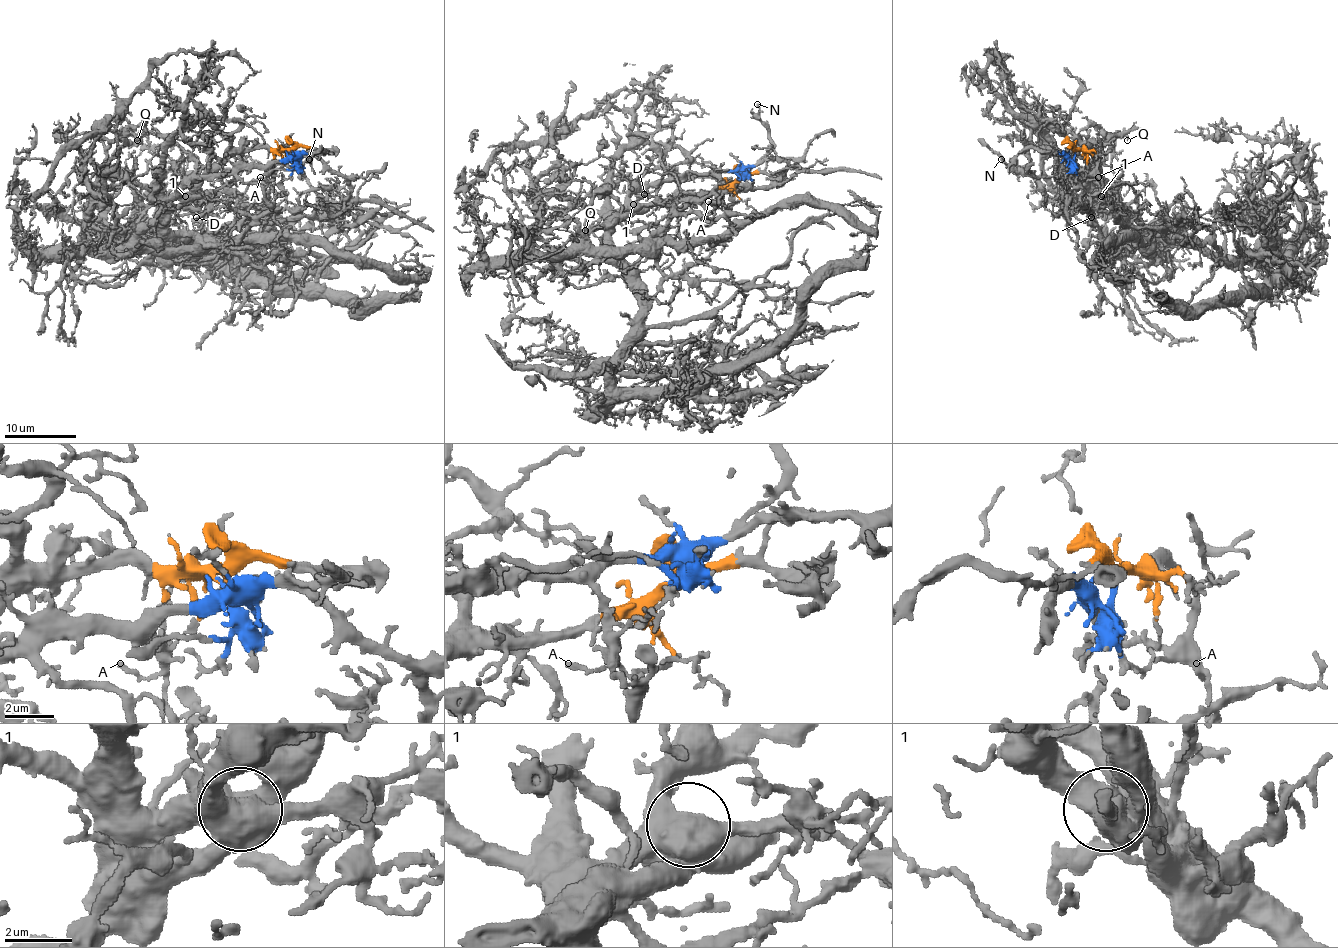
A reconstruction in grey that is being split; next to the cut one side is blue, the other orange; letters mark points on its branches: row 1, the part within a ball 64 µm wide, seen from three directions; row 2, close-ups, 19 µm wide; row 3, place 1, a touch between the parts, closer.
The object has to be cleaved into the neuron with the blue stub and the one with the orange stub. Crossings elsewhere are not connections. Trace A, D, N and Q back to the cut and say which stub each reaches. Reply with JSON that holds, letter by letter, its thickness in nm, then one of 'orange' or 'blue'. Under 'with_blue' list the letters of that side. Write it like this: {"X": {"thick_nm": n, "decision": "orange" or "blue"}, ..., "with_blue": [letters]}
{"A": {"thick_nm": 200, "decision": "blue"}, "D": {"thick_nm": 280, "decision": "blue"}, "N": {"thick_nm": 150, "decision": "blue"}, "Q": {"thick_nm": 150, "decision": "blue"}, "with_blue": ["A", "D", "N", "Q"]}

